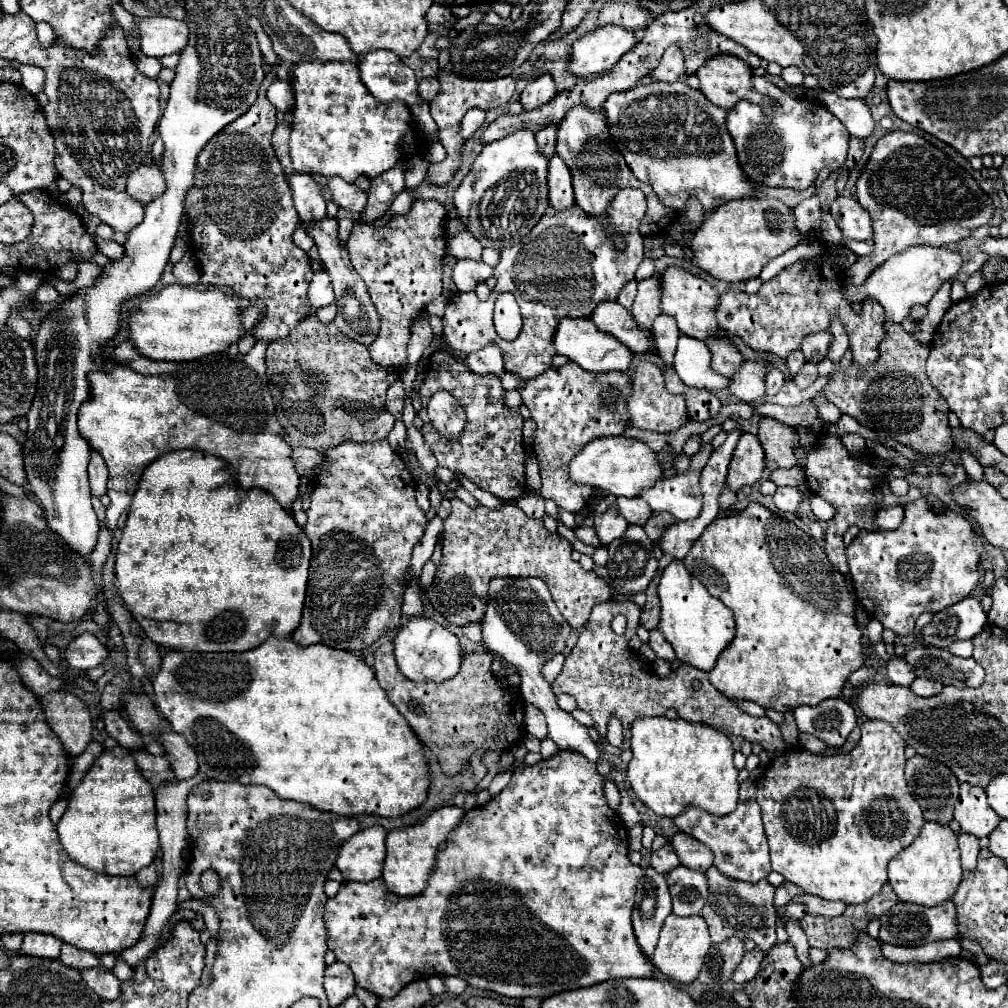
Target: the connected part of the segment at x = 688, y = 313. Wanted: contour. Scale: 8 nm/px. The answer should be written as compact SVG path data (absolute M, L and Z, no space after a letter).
M670 267L664 271L664 293L662 293L662 311L676 317L678 329L694 339L718 339L724 337L724 331L716 321L716 307L720 305L720 293L702 277L684 271L682 267Z

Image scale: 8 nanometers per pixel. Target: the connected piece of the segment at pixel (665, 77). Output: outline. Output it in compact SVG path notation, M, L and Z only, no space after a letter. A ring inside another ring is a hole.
M676 45L668 47L658 69L650 73L650 79L654 81L678 81L684 77L684 61L682 61L682 53L680 49L676 49Z

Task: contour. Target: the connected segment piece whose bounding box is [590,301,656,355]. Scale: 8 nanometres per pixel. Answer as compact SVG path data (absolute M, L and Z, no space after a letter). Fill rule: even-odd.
M604 301L604 305L598 305L590 321L594 321L600 331L614 335L618 341L628 345L634 353L648 355L656 349L656 345L652 345L652 333L640 327L632 317L632 311L624 309L616 301Z

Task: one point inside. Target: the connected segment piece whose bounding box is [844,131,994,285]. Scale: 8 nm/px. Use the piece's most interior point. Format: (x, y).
(916, 195)

